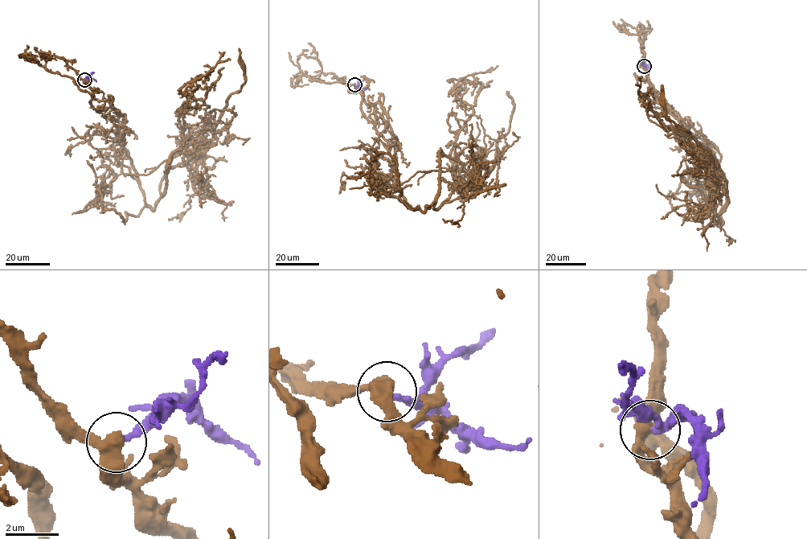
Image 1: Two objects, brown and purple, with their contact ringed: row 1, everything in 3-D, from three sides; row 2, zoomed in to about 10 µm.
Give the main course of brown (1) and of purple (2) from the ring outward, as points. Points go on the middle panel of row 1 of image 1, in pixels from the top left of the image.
1: (354, 84), (413, 210), (453, 191), (453, 145), (473, 112), (462, 84), (469, 117)
2: (354, 85), (366, 88)

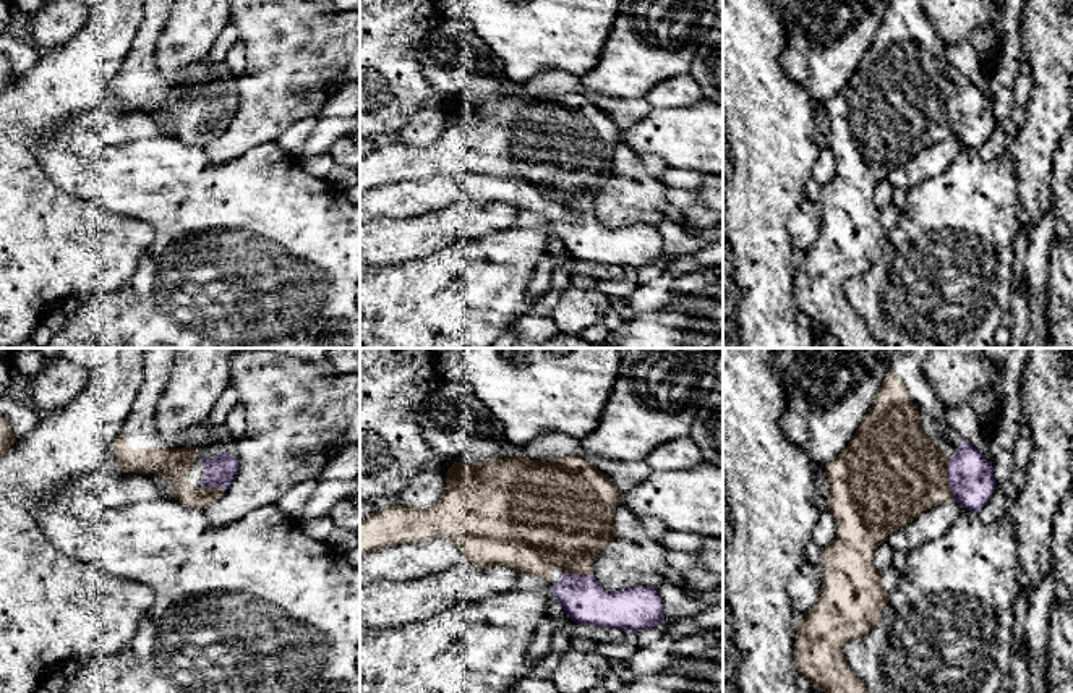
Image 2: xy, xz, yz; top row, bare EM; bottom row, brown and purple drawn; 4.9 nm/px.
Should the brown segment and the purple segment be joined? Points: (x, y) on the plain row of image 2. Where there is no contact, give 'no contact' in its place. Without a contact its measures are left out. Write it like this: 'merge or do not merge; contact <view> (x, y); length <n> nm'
merge; contact yz (947, 117); length 200 nm

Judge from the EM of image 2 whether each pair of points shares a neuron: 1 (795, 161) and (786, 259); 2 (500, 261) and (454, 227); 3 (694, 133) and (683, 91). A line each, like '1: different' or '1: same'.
1: same
2: different
3: different

